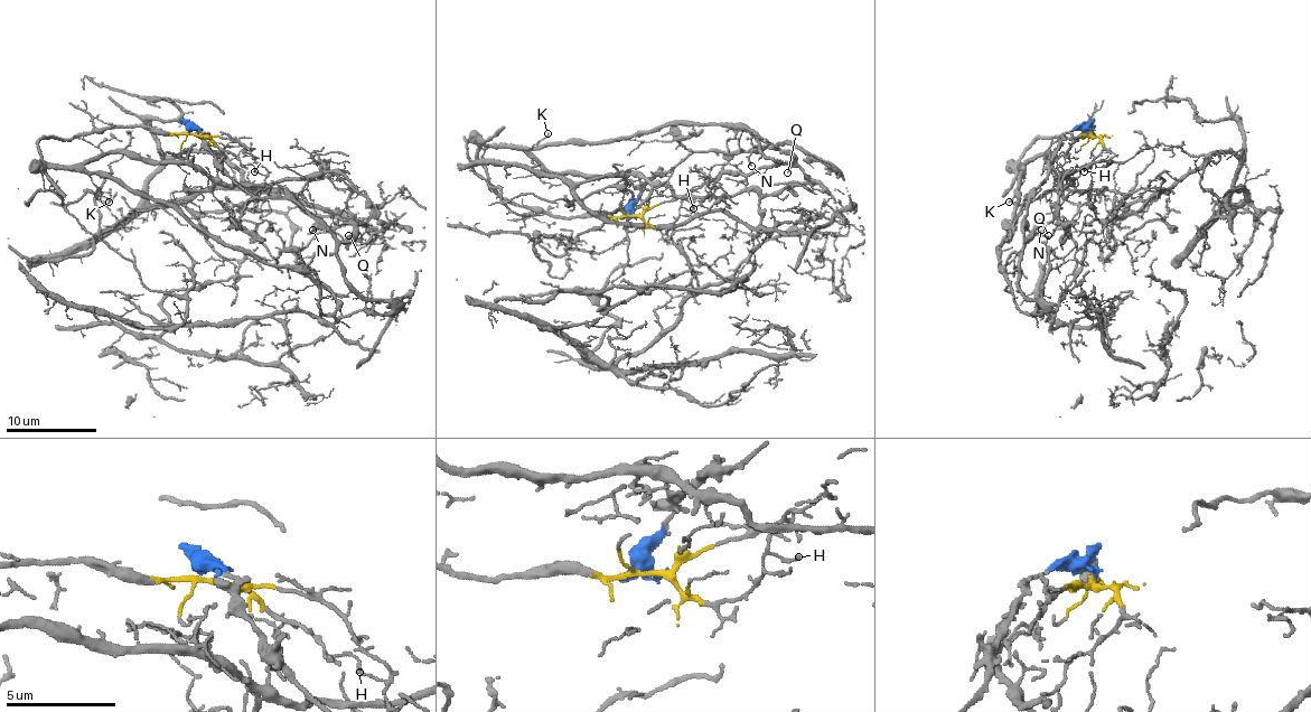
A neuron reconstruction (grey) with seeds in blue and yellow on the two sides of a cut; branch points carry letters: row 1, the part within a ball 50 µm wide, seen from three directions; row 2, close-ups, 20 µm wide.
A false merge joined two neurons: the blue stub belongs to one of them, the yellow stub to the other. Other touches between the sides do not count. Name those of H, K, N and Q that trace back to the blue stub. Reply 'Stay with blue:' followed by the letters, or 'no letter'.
Stay with blue: N, Q

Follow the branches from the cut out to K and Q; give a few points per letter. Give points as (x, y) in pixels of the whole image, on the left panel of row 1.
K: (196, 132), (111, 125), (68, 139), (43, 137), (38, 150), (43, 159), (80, 166), (109, 203)
Q: (196, 132), (215, 159), (255, 196), (300, 203), (337, 236), (348, 241), (355, 236), (348, 236)

